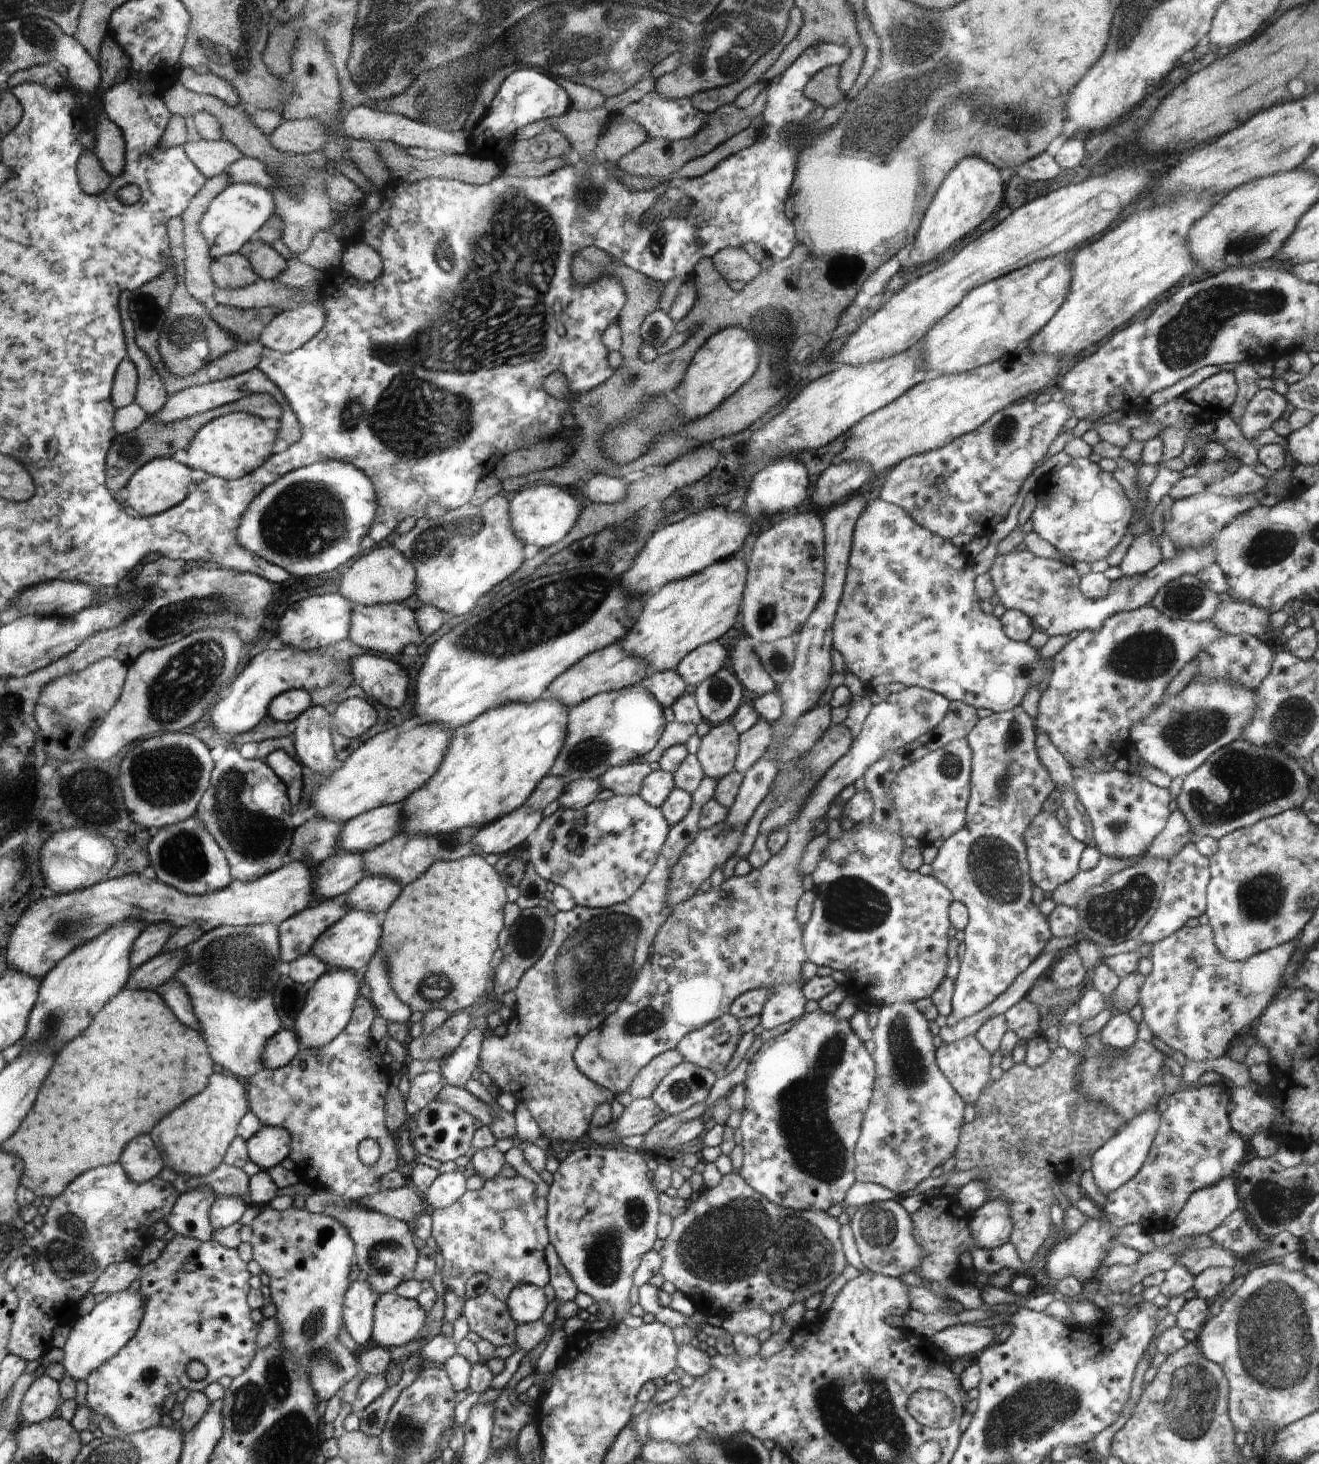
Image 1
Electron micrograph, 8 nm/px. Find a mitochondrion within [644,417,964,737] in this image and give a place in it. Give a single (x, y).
(780, 659)

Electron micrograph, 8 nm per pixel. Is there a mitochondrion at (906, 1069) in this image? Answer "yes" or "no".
yes

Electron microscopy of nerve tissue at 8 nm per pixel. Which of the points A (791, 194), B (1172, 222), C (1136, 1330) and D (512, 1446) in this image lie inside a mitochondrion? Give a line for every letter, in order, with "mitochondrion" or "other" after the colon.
A: other
B: other
C: other
D: other

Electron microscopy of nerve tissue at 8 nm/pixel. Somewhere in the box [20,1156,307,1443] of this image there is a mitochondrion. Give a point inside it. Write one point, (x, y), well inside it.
(66, 1249)

